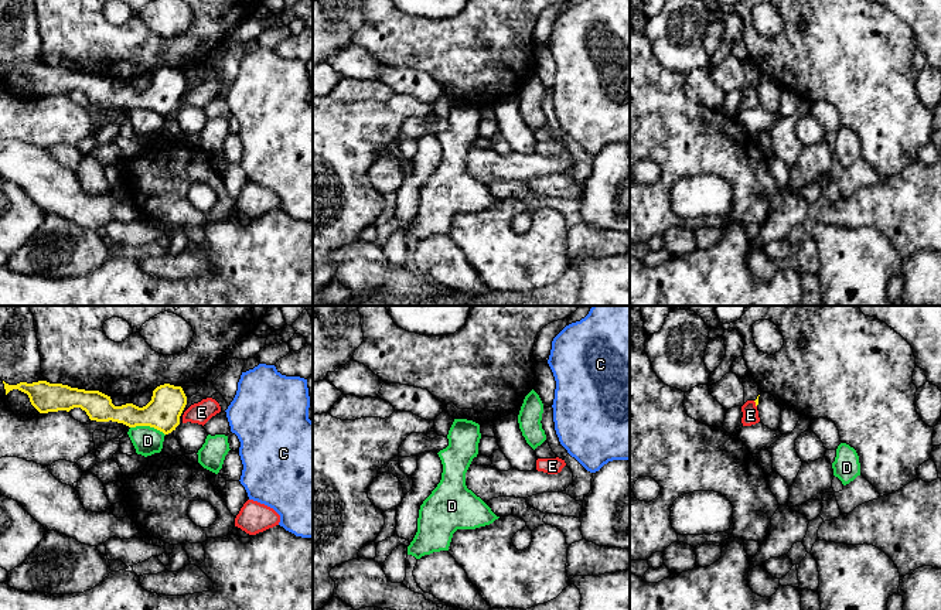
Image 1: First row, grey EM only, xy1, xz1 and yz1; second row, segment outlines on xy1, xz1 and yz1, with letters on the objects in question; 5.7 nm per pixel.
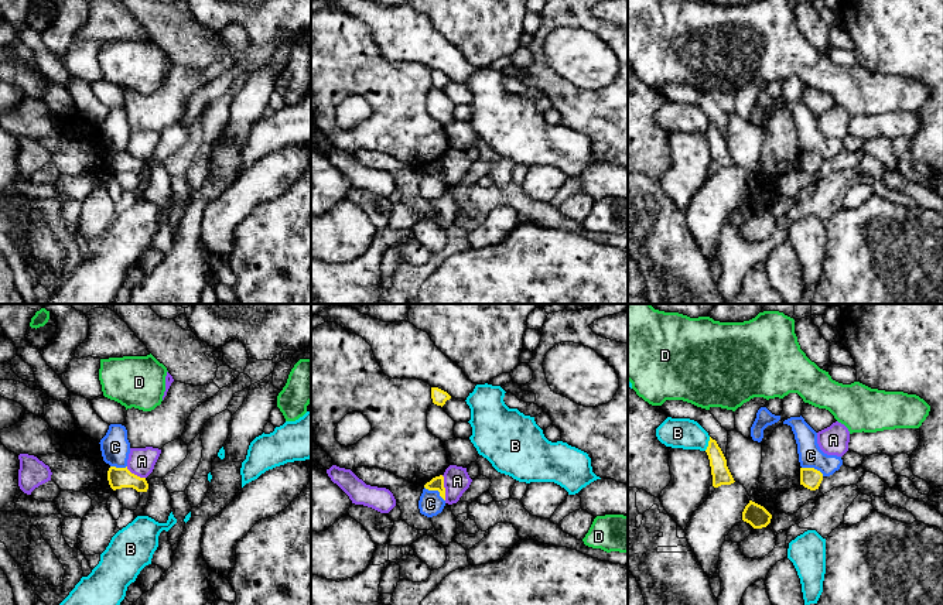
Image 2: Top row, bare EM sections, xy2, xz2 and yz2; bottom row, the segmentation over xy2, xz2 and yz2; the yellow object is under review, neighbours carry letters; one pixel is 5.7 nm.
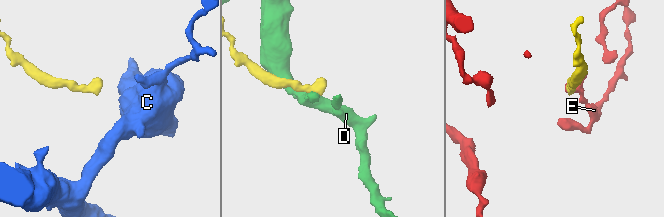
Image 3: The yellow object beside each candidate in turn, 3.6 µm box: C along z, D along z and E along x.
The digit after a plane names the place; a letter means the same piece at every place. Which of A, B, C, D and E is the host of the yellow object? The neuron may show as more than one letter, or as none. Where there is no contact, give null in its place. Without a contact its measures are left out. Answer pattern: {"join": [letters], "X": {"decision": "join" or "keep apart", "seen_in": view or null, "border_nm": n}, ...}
{"join": [], "A": {"decision": "keep apart", "seen_in": "xz2", "border_nm": 150}, "B": {"decision": "keep apart", "seen_in": "yz2", "border_nm": 90}, "C": {"decision": "keep apart", "seen_in": "xz2", "border_nm": 150}, "D": {"decision": "keep apart", "seen_in": "xy1", "border_nm": 200}, "E": {"decision": "keep apart", "seen_in": "yz1", "border_nm": 40}}

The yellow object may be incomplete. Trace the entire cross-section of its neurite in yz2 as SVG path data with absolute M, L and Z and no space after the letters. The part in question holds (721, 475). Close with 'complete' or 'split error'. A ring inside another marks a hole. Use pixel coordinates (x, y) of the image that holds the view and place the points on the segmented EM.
M710 437L708 447L705 450L710 466L711 466L711 475L713 475L713 486L718 488L721 485L731 485L734 483L734 478L727 466L727 459L718 447L717 441Z; complete

